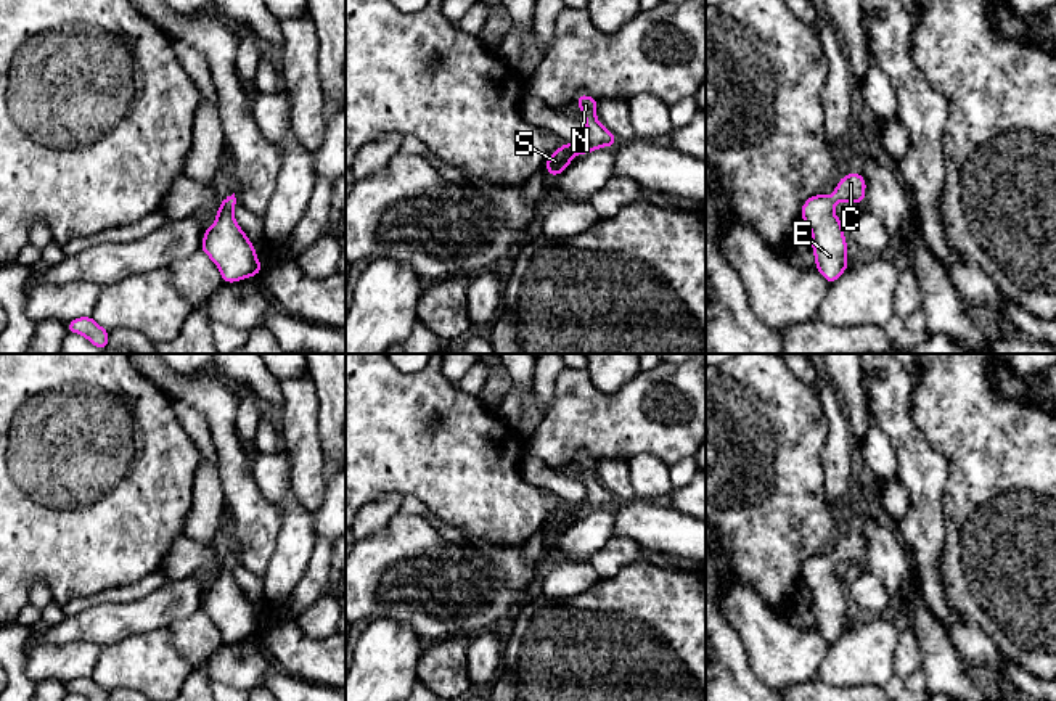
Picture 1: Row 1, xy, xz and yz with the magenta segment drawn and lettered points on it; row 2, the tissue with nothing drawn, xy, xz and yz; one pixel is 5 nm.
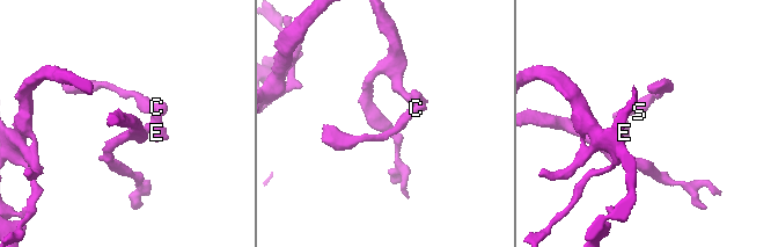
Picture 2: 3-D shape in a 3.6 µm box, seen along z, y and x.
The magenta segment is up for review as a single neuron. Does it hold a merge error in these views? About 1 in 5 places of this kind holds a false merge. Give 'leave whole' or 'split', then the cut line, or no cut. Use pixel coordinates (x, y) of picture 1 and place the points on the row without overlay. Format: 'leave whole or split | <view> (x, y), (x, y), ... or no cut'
leave whole | no cut

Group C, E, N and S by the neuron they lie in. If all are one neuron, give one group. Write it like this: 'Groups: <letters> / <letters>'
Groups: C E N S

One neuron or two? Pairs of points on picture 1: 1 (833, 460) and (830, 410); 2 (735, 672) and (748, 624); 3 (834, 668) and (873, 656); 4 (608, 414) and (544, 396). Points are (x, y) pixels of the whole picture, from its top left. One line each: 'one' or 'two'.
1: one
2: two
3: one
4: two

